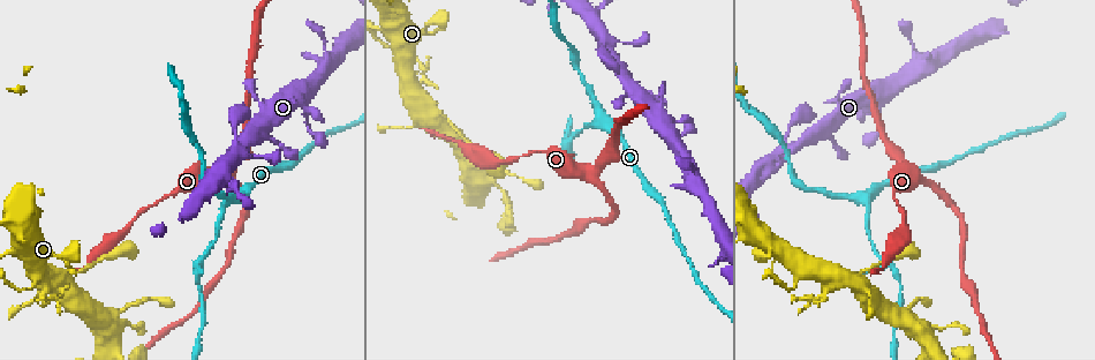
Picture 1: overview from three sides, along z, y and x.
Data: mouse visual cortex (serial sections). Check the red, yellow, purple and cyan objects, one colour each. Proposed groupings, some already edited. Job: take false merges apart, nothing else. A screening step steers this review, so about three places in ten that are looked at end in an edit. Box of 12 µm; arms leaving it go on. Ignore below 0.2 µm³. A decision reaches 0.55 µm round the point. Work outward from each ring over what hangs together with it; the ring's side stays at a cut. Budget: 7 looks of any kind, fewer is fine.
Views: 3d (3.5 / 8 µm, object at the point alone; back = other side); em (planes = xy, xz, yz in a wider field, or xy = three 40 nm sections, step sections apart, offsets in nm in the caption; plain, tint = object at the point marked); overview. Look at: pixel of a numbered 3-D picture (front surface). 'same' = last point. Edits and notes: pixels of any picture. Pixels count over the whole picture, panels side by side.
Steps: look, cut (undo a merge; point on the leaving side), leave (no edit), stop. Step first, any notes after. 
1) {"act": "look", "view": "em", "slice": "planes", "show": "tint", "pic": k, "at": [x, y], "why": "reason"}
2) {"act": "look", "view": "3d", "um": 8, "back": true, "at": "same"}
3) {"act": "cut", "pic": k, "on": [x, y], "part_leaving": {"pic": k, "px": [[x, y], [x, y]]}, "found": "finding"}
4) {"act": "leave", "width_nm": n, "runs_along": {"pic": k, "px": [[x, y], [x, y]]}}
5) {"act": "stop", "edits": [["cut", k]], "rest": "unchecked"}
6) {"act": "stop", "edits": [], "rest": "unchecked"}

{"act": "look", "view": "3d", "um": 3.5, "pic": 1, "at": [589, 176], "why": "arms part here"}

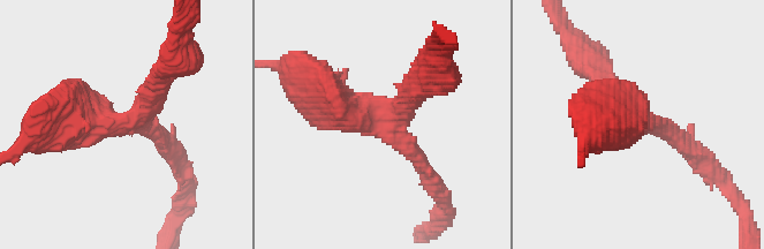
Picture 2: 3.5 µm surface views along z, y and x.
{"act": "look", "view": "em", "slice": "xy", "step": 5, "show": "tint", "pic": 2, "at": [118, 125], "arms": 3, "arm_widths_nm": [200, 300, 600], "why": "shape alone is not enough"}

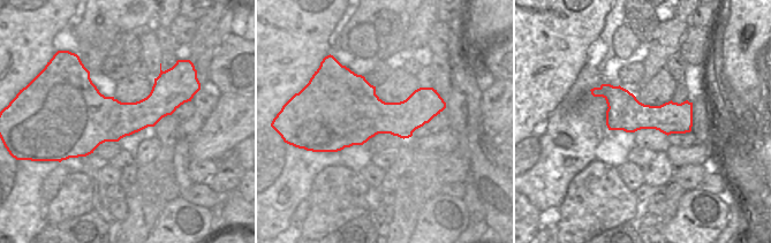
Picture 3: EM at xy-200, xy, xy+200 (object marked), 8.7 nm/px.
{"act": "leave", "found": "all the same cell"}

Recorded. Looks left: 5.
{"act": "look", "view": "3d", "um": 8, "pic": 1, "at": [800, 278], "why": "small branch off a trunk"}

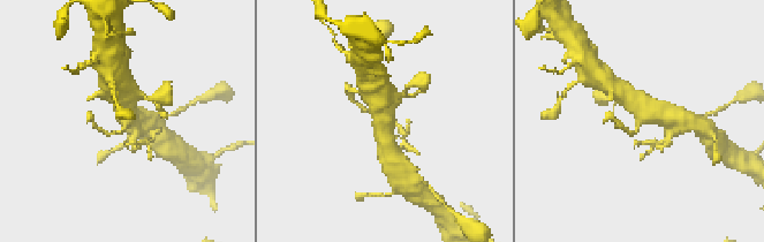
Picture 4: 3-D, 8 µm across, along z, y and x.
{"act": "look", "view": "em", "slice": "xy", "step": 1, "show": "tint", "pic": 4, "at": [641, 120], "arms": 3, "arm_widths_nm": [150, 600, 600], "why": "now the EM"}

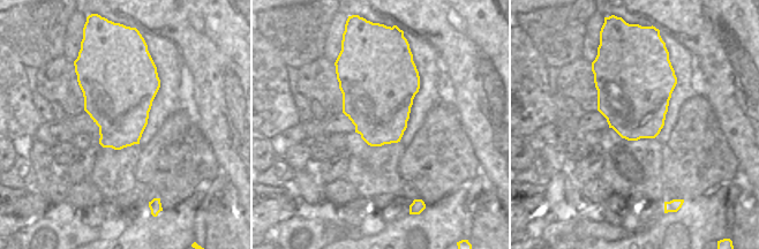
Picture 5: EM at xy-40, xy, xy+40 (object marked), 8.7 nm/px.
{"act": "leave", "runs_along": {"pic": 4, "px": [[621, 92], [650, 112], [678, 118]]}, "found": "continuous, no second cell"}

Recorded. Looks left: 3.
{"act": "look", "view": "3d", "um": 3.5, "pic": 1, "at": [80, 271], "why": "thick turns thin"}

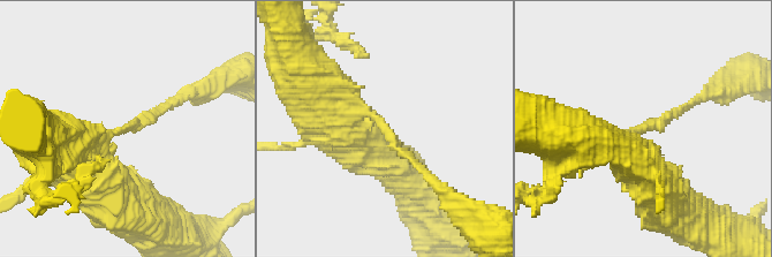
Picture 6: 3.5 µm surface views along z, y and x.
{"act": "look", "view": "em", "slice": "xy", "step": 3, "show": "tint", "pic": 6, "at": [121, 129], "arm_widths_nm": [100, 400]}

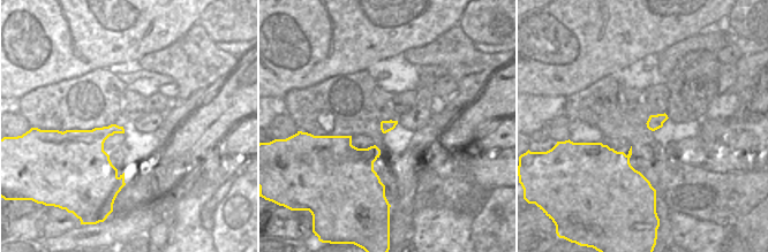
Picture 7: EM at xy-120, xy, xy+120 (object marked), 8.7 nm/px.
{"act": "leave", "runs_along": {"pic": 6, "px": [[313, 92], [370, 113], [426, 179]]}, "found": "continuous, no second cell"}

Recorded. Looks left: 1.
{"act": "stop", "edits": [], "rest": "unchecked"}

